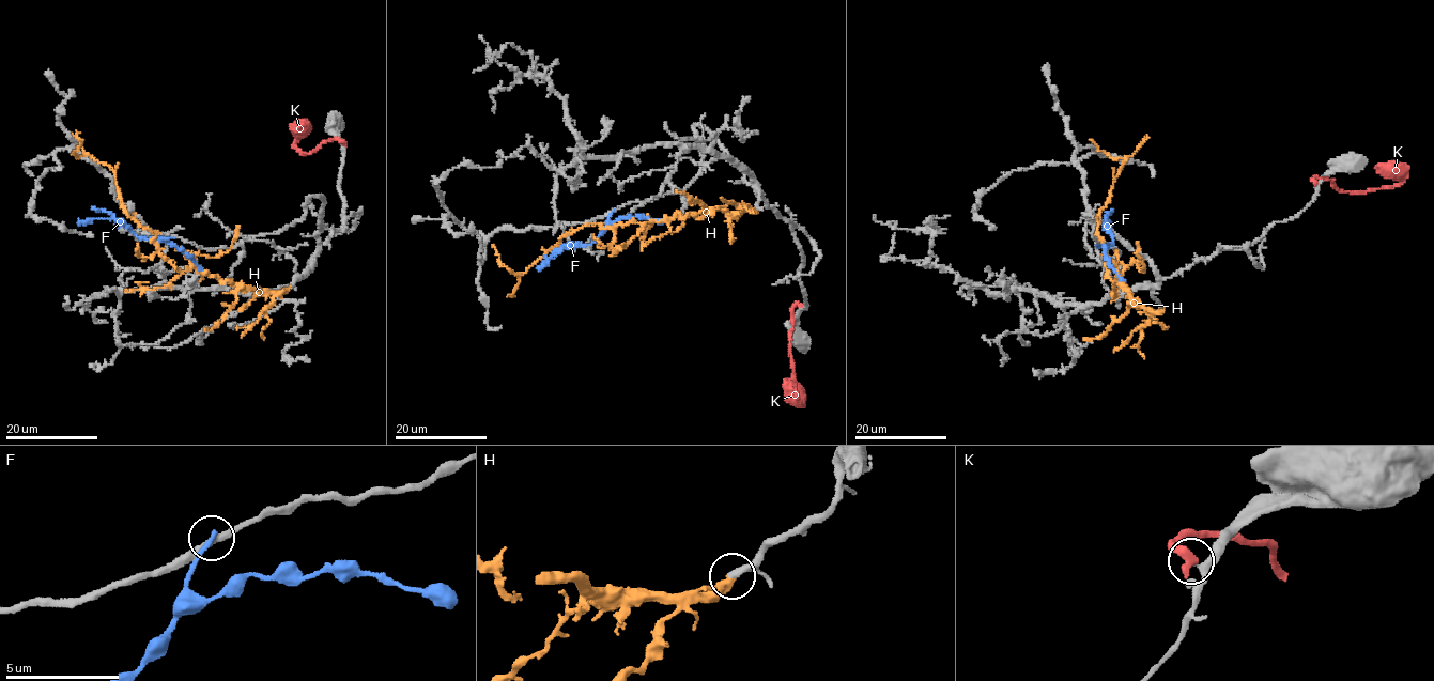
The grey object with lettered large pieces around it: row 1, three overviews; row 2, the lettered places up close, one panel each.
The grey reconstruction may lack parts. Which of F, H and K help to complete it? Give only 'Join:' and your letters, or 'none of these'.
Join: none of these

